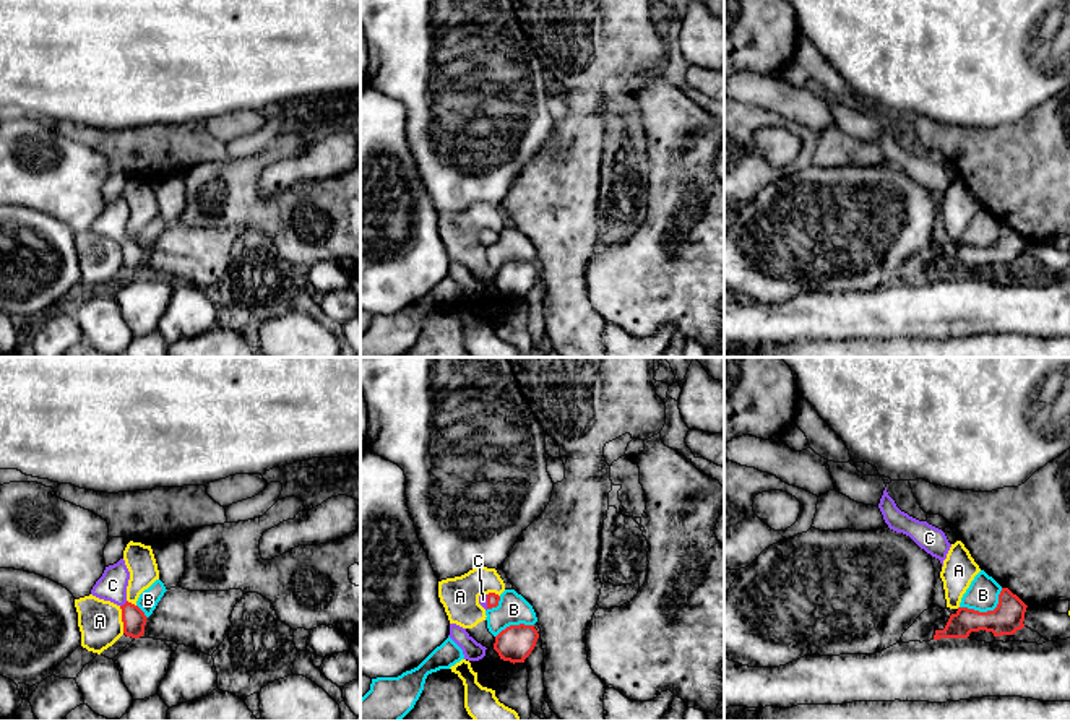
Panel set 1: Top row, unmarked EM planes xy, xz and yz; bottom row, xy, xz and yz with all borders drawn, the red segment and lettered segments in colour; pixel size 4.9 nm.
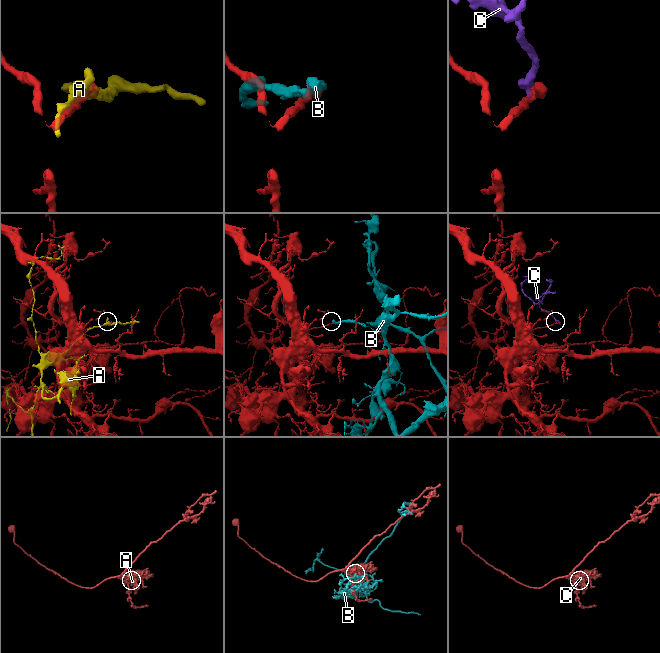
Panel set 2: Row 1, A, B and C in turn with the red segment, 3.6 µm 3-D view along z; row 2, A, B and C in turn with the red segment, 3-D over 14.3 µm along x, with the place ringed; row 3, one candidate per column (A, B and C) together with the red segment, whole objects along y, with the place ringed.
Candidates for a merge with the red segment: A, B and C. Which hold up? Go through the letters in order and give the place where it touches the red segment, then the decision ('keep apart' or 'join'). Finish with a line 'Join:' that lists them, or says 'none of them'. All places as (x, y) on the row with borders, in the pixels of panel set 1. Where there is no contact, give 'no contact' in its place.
A: xy (122, 619) | keep apart
B: yz (988, 611) | keep apart
C: xy (125, 603) | join
Join: C

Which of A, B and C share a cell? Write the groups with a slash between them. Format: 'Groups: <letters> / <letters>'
Groups: A / B / C

